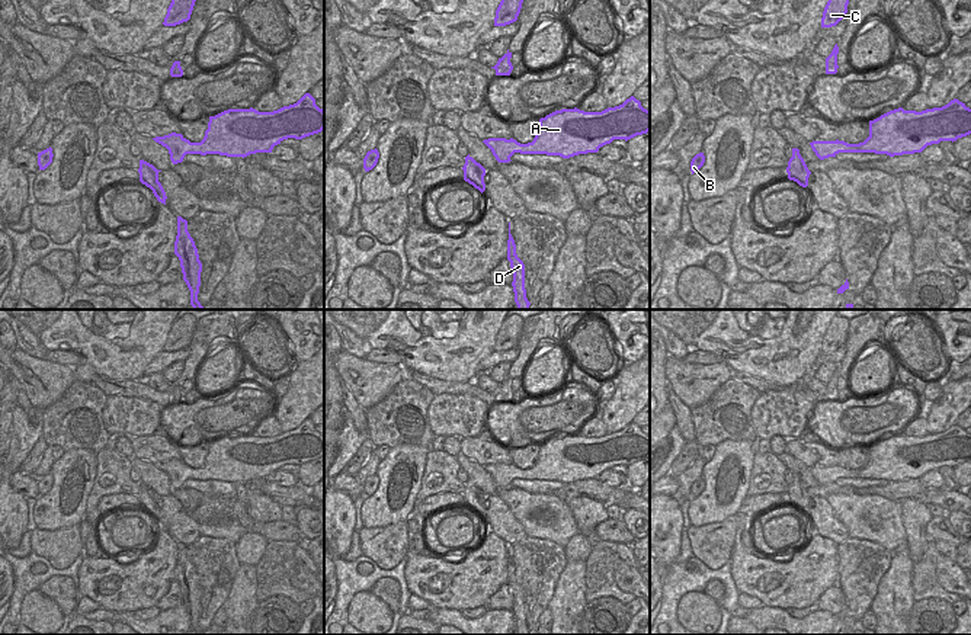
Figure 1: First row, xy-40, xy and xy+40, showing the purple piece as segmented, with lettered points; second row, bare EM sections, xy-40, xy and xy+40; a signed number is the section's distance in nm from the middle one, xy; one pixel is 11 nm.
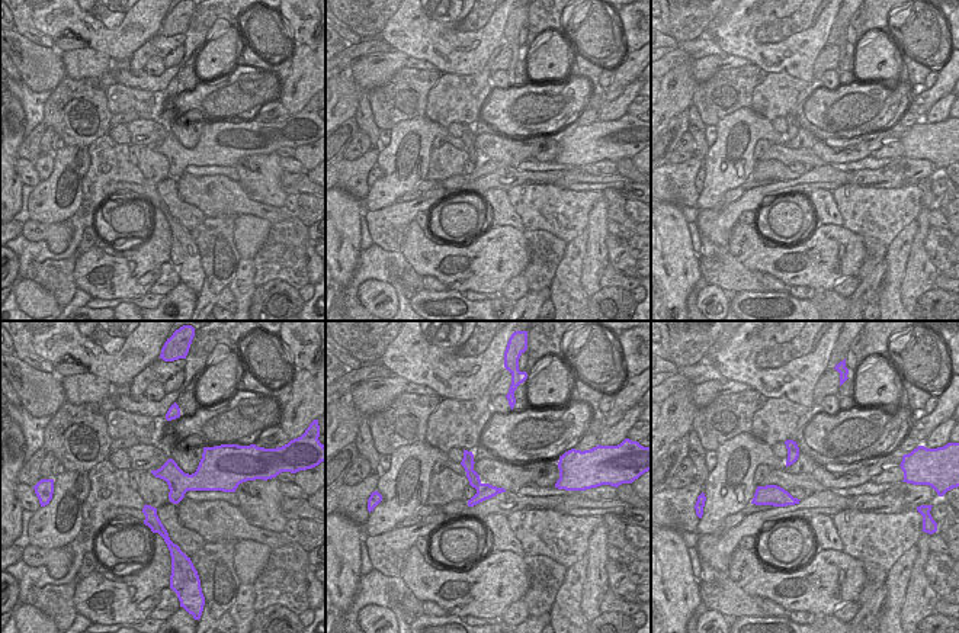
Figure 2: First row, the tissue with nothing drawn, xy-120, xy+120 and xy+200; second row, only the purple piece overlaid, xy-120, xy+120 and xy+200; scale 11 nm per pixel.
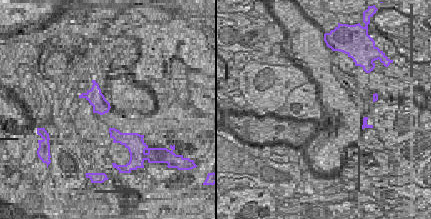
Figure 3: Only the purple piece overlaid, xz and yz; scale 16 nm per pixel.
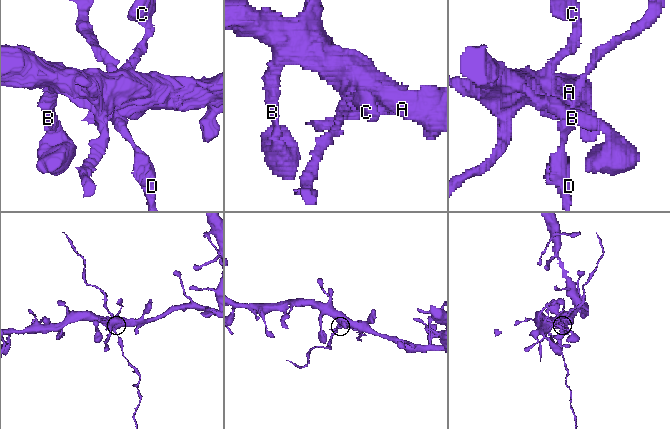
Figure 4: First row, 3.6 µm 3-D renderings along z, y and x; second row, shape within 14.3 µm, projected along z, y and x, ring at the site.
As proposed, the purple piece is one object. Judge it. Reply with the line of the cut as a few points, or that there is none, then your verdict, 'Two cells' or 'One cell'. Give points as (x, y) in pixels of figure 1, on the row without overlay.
Split along xy+40 (813, 474), (823, 484). Two cells

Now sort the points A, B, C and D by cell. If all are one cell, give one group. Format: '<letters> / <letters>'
A B C / D

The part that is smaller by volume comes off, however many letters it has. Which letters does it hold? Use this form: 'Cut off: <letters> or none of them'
Cut off: D

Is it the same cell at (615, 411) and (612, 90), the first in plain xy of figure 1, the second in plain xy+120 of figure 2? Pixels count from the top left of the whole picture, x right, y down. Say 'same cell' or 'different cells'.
different cells

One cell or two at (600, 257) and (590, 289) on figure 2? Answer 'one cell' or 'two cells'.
one cell

